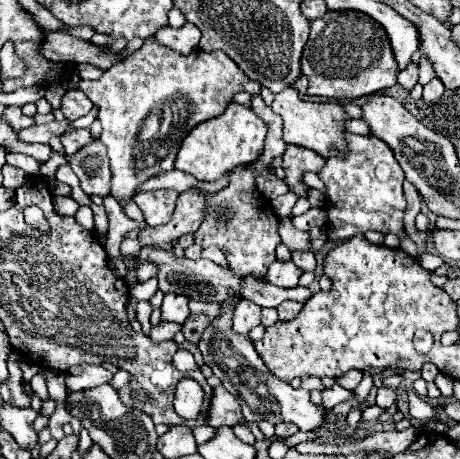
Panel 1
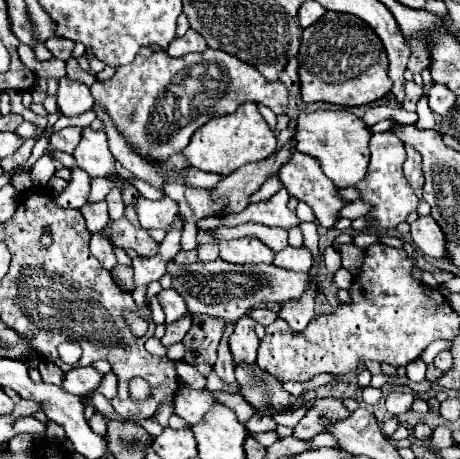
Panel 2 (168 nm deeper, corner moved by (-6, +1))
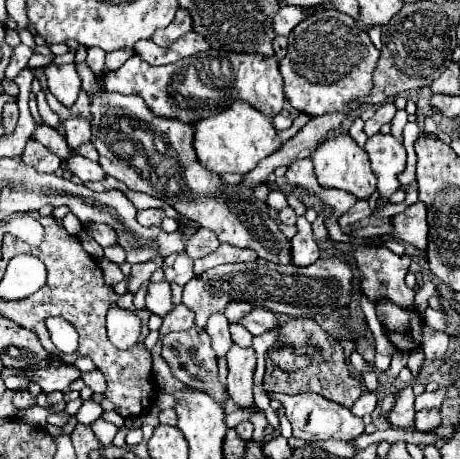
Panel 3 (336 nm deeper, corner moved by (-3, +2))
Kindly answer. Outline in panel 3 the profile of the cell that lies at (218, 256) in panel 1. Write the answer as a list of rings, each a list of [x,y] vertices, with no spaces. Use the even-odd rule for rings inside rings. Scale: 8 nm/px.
[[[200,228],[190,240],[186,240],[186,254],[196,260],[196,258],[204,258],[208,254],[212,254],[216,248],[220,246],[216,234],[212,234],[212,230]]]

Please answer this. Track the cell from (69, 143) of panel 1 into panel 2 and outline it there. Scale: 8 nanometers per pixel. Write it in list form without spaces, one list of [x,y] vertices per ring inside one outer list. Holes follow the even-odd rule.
[[[65,127],[51,135],[51,147],[63,153],[73,153],[81,139],[81,127]]]

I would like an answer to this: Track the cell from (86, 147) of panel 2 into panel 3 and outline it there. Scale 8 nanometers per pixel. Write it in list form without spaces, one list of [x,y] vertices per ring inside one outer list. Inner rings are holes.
[[[72,118],[72,120],[64,120],[64,134],[68,140],[68,146],[78,152],[78,148],[86,142],[90,142],[92,136],[92,128],[90,122],[86,122],[84,118]]]

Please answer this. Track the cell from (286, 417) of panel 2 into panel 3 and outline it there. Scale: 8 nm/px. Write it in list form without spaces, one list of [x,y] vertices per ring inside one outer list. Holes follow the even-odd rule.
[[[253,408],[239,409],[232,413],[227,413],[226,424],[228,424],[229,428],[235,428],[241,422],[249,420],[253,413]]]

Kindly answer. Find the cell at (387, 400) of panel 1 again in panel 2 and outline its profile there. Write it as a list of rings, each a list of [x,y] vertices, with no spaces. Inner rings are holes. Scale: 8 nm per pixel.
[[[393,391],[393,393],[389,393],[389,397],[385,399],[385,405],[387,405],[387,411],[389,411],[393,417],[399,417],[399,415],[403,415],[403,413],[409,411],[413,399],[415,399],[413,393]]]

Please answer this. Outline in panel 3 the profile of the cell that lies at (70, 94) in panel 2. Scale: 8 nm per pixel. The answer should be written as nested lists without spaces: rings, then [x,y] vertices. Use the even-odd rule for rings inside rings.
[[[50,64],[46,70],[48,78],[48,90],[60,100],[62,106],[72,108],[78,94],[80,94],[80,76],[76,72],[74,64]]]

